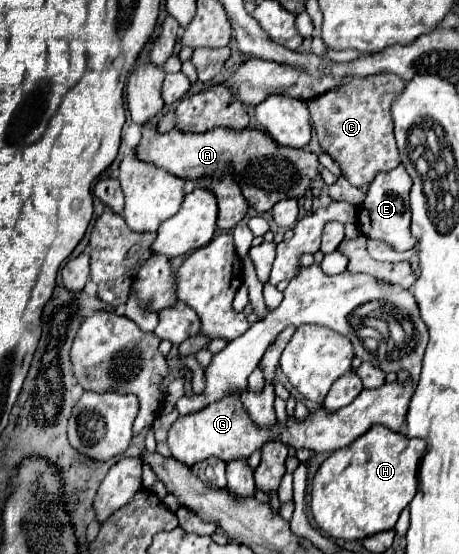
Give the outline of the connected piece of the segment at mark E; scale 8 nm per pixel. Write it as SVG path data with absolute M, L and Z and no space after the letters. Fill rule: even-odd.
M401 164L389 172L379 172L375 180L369 184L363 204L357 208L359 230L373 240L383 240L397 252L411 250L415 246L415 238L409 232L409 222L411 222L409 190L411 190L411 178Z

